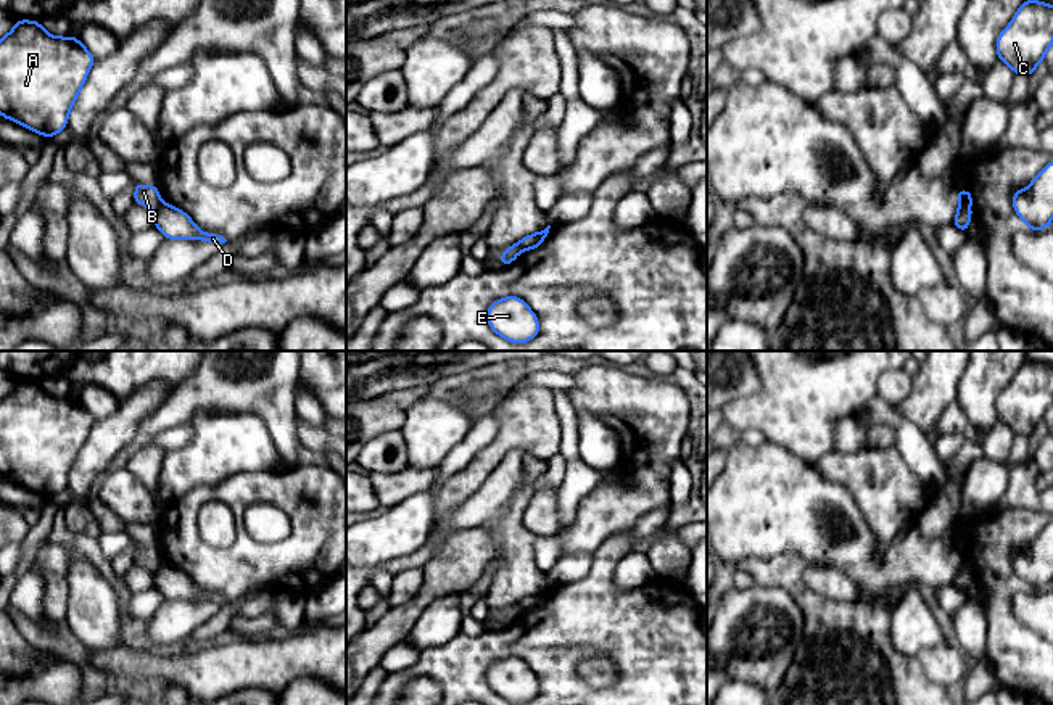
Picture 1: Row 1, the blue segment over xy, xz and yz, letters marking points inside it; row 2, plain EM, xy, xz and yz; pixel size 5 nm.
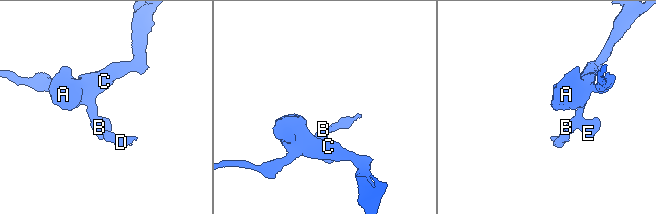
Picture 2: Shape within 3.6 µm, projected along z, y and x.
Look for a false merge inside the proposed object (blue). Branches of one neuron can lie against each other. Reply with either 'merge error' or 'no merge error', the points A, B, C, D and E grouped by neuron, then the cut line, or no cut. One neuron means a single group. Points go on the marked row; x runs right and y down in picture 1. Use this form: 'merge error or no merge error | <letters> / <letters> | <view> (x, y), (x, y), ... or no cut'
merge error | A B C E / D | yz (960, 206), (970, 213)

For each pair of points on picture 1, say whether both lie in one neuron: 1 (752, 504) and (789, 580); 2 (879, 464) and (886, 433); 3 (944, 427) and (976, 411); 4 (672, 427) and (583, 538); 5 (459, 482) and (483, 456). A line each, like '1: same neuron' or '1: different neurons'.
1: different neurons
2: different neurons
3: different neurons
4: same neuron
5: same neuron

